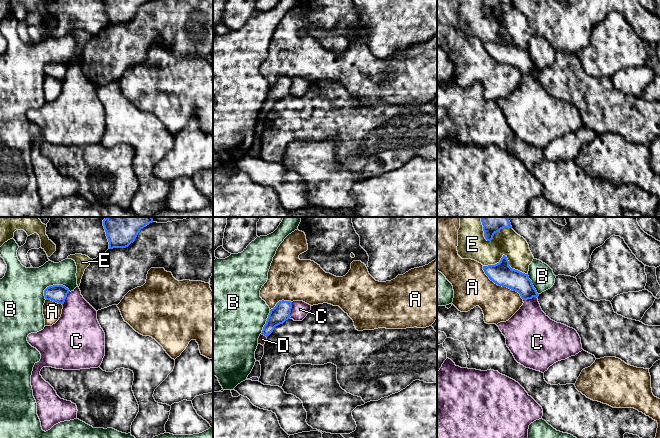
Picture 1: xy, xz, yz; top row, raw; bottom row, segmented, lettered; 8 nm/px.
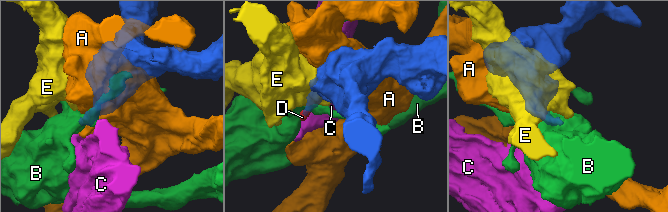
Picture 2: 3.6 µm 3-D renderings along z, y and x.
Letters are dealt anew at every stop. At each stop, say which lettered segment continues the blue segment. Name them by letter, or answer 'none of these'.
D

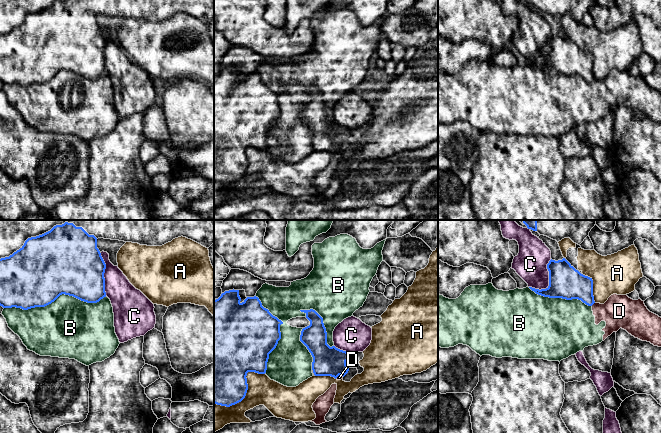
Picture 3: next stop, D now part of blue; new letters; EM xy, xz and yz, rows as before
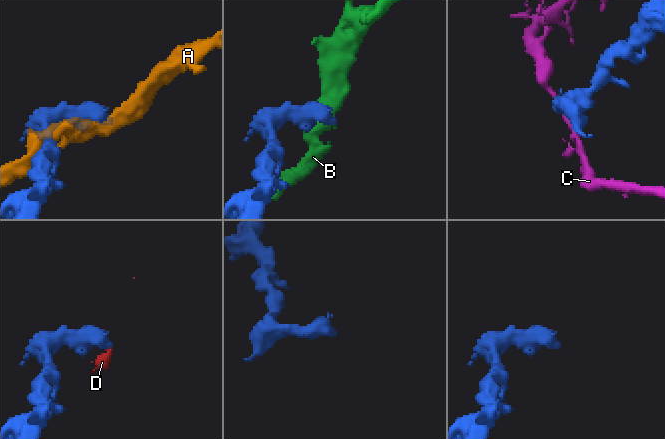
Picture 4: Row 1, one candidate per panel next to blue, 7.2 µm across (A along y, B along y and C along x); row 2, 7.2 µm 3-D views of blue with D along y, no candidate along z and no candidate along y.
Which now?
none of these

